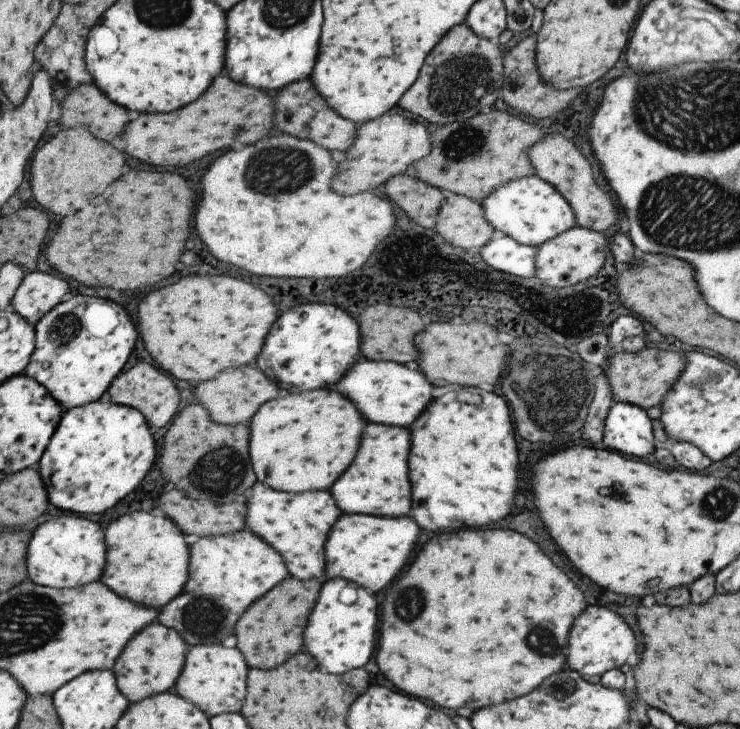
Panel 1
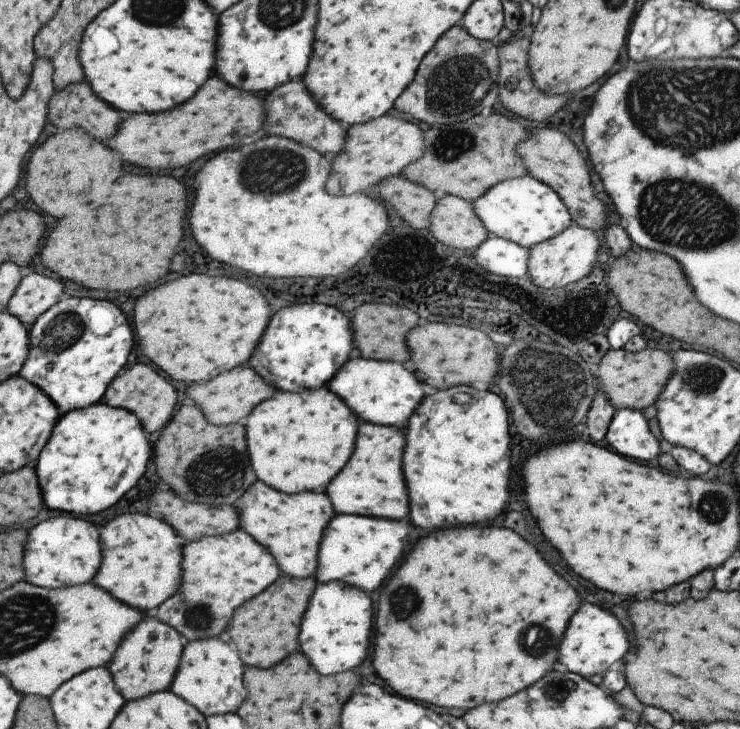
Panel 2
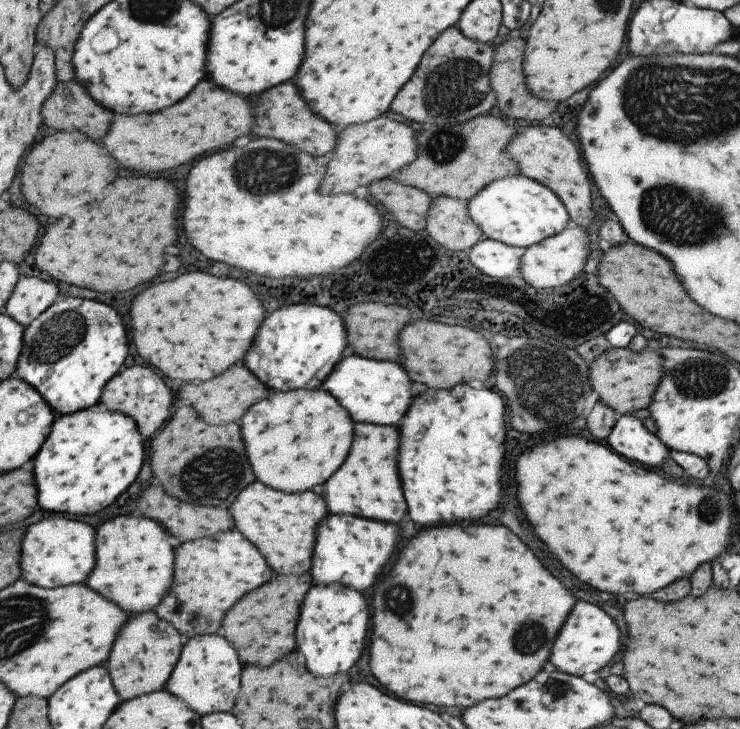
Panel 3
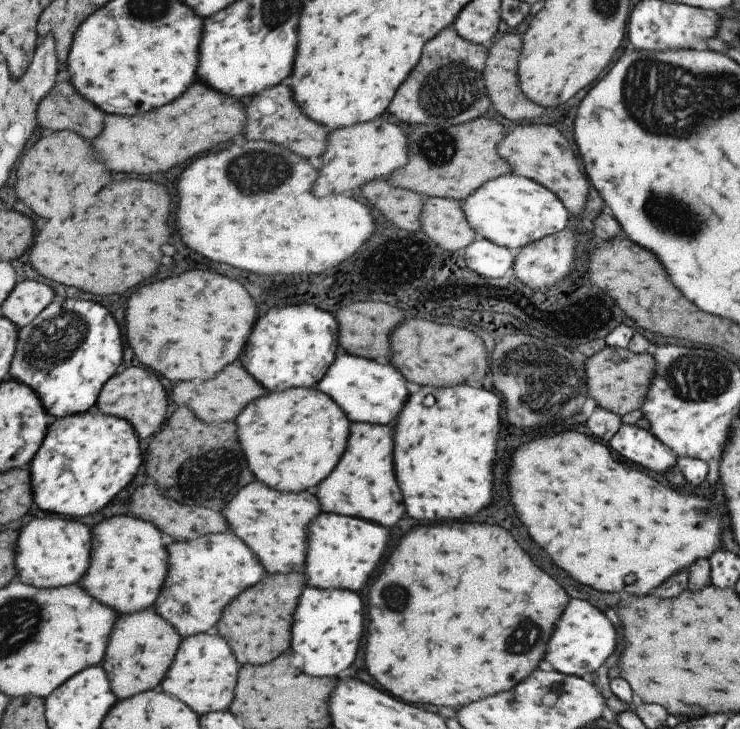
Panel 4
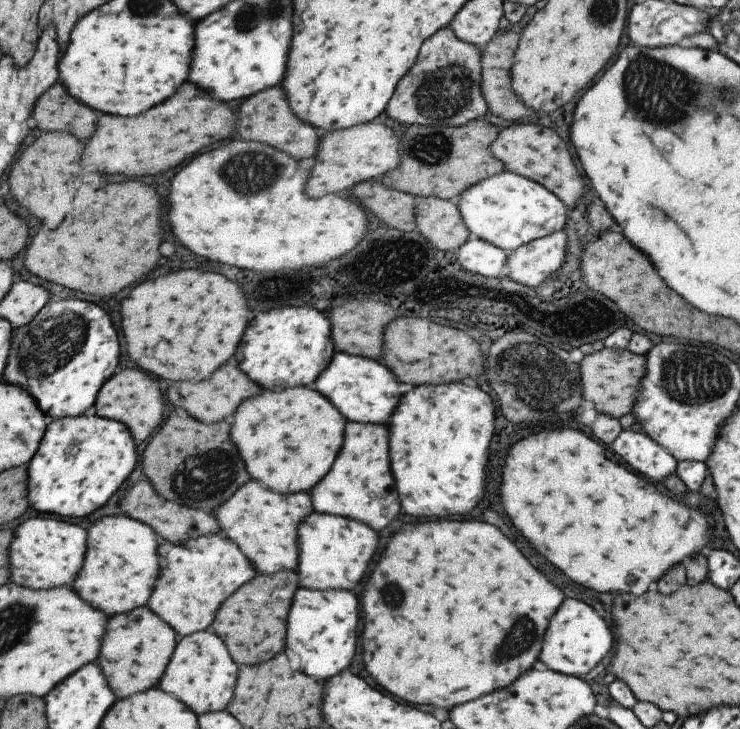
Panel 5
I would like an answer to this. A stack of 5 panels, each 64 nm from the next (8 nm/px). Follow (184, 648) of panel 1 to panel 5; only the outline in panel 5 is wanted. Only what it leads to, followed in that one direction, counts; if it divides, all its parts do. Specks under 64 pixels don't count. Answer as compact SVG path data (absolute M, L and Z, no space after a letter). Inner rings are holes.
M135 608L125 614L111 616L101 637L97 664L116 698L122 699L156 687L176 642L176 634L171 627L154 612L147 612L147 608Z

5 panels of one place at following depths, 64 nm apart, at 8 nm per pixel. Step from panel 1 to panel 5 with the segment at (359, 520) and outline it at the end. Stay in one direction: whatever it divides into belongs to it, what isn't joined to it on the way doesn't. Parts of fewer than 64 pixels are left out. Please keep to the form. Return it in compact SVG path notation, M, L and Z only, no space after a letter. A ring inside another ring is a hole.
M311 511L296 528L298 586L309 590L353 590L377 552L377 534L351 519Z

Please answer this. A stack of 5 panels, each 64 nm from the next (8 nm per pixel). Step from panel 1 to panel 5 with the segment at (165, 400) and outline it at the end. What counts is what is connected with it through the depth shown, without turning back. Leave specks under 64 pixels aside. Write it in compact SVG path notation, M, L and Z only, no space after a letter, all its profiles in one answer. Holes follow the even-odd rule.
M125 368L111 375L97 391L94 404L97 416L124 424L134 442L147 440L163 420L163 398L157 384L137 368Z

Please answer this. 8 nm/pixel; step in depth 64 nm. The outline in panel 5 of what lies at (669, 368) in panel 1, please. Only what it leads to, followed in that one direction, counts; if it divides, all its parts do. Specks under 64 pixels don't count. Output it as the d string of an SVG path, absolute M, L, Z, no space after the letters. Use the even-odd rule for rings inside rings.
M603 347L599 351L583 355L578 363L581 396L592 404L595 414L601 413L618 419L623 414L630 412L638 391L638 384L644 373L645 359L644 356L633 354L626 348L613 350Z

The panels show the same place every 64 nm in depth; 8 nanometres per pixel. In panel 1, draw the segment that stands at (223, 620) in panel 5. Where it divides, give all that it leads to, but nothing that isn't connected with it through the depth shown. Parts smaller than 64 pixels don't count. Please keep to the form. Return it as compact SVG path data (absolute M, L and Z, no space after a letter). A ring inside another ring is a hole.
M293 577L281 580L275 588L265 592L255 604L245 608L233 628L237 650L241 652L247 666L253 668L275 668L289 660L301 648L301 634L307 624L307 614L319 596L321 583L318 580L295 580Z

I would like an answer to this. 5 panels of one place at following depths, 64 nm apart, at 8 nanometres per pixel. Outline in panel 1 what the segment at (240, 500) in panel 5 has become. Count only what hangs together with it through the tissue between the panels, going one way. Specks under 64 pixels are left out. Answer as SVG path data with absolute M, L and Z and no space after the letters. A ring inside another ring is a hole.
M254 482L242 494L245 500L245 528L259 536L265 544L269 544L283 560L290 577L299 580L318 580L324 582L325 552L323 546L327 534L339 517L339 510L335 506L329 491L305 491L302 493L286 493L276 491L262 482Z

